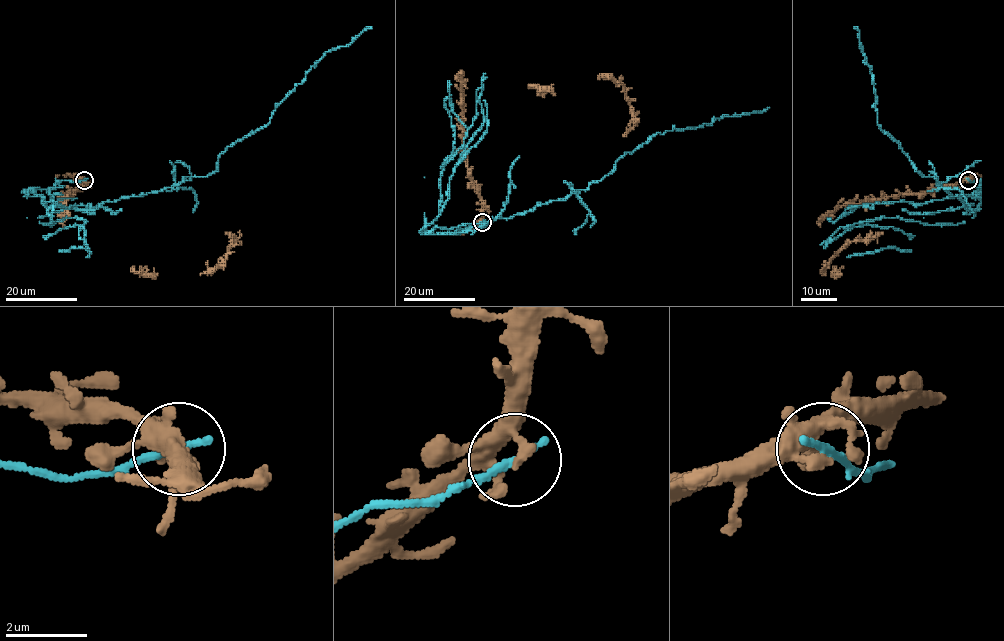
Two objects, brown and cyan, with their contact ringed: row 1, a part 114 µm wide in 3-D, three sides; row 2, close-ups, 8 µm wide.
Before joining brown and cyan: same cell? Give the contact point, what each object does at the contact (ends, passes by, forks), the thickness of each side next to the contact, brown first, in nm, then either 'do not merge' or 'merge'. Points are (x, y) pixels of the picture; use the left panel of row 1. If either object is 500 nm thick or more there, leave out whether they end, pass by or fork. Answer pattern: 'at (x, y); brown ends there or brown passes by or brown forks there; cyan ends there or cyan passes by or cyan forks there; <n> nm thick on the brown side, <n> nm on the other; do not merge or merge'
at (84, 180); brown ends there; cyan ends there; 280 nm thick on the brown side, 240 nm on the other; do not merge

